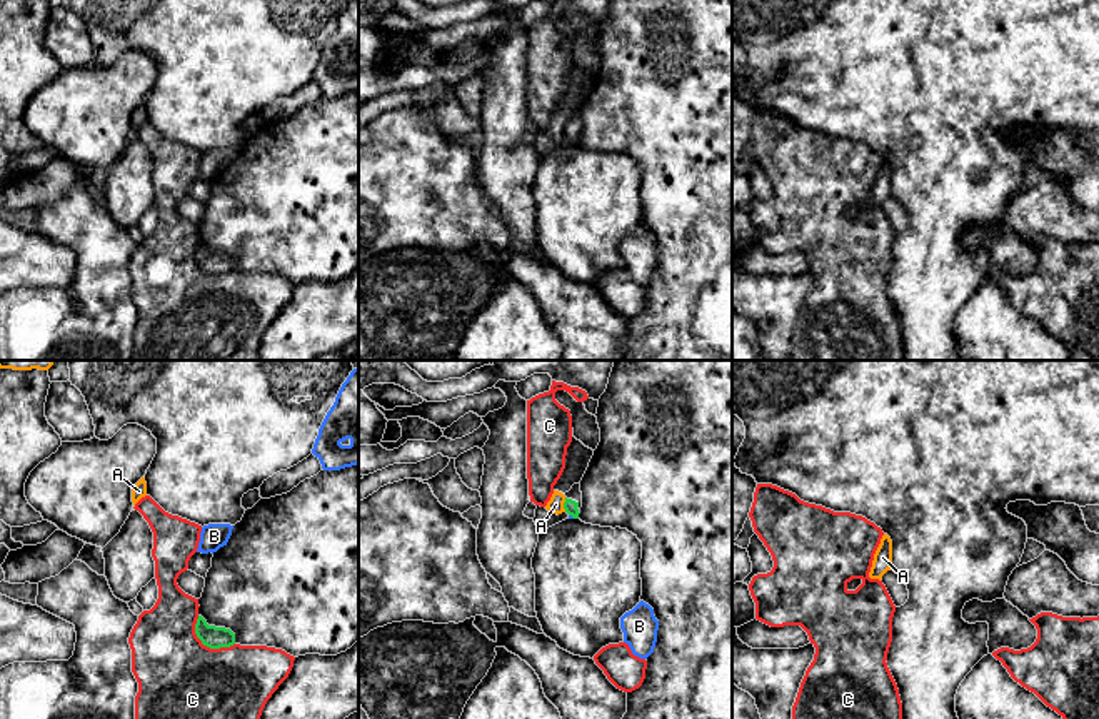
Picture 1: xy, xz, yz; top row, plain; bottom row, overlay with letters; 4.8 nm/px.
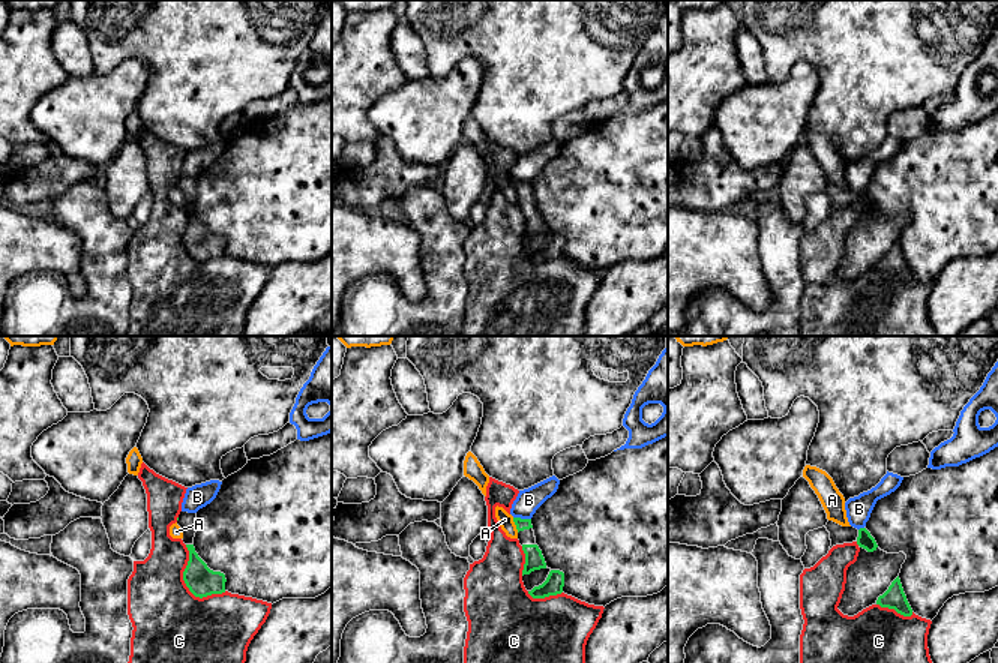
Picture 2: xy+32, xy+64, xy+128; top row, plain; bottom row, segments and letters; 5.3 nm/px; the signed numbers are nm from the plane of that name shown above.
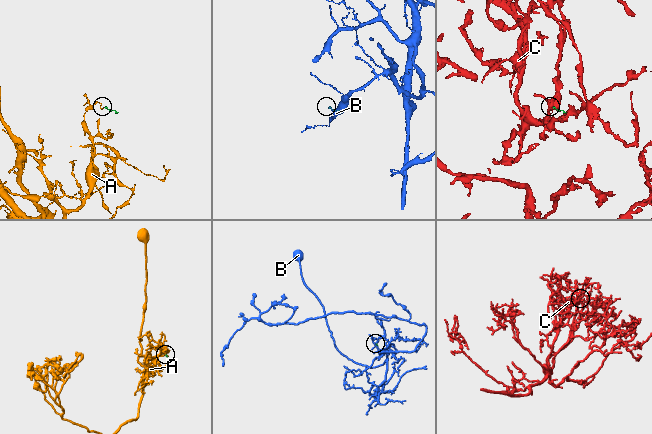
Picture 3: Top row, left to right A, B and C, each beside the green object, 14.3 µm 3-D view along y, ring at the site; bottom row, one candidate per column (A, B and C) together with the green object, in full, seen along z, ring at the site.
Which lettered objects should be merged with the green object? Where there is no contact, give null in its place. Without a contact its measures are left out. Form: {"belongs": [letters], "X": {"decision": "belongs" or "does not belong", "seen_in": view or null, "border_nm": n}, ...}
{"belongs": [], "A": {"decision": "does not belong", "seen_in": "xz", "border_nm": 70}, "B": {"decision": "does not belong", "seen_in": "xz", "border_nm": 40}, "C": {"decision": "does not belong", "seen_in": "xy", "border_nm": 240}}

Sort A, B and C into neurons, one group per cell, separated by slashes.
A / B / C

